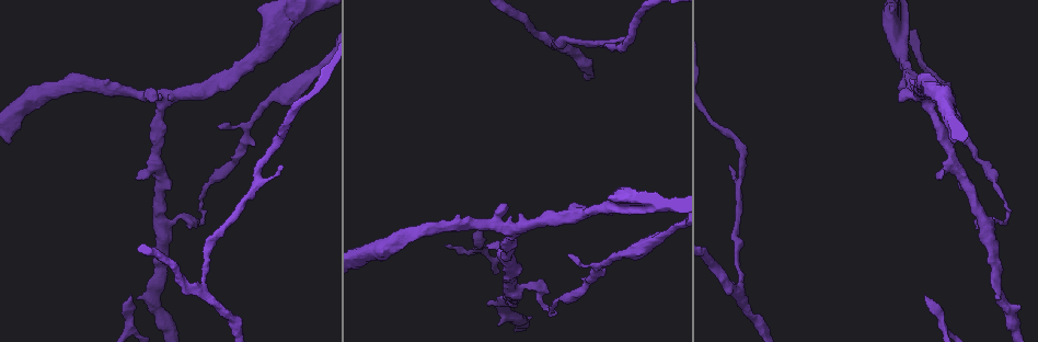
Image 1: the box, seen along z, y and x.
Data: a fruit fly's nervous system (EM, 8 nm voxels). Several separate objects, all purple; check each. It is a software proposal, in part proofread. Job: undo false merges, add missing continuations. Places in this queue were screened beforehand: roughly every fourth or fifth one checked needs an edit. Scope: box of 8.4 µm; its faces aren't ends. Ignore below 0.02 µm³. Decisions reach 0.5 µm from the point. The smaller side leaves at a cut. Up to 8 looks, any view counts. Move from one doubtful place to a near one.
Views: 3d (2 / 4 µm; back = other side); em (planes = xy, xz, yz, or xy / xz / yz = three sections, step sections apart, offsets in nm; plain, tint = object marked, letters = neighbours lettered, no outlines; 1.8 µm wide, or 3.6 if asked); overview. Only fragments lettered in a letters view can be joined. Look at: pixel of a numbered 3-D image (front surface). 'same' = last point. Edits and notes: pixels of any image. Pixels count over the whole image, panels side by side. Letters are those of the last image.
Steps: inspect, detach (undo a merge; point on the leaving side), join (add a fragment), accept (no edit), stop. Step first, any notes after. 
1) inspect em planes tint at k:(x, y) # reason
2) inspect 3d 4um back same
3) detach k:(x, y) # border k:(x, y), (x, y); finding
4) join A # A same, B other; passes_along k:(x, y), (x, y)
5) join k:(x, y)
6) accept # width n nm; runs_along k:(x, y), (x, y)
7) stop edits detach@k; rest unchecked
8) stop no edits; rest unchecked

inspect em planes letters at 1:(278, 27)

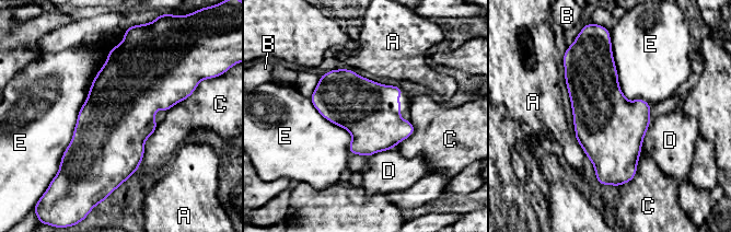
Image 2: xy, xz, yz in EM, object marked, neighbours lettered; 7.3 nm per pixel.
accept # width 440 nm; A other, B other, C other, D other, E other; border 2:(123, 41), (96, 73), (60, 162); one neuron here

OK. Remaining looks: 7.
inspect 3d 4um at 1:(568, 253) # tapers out

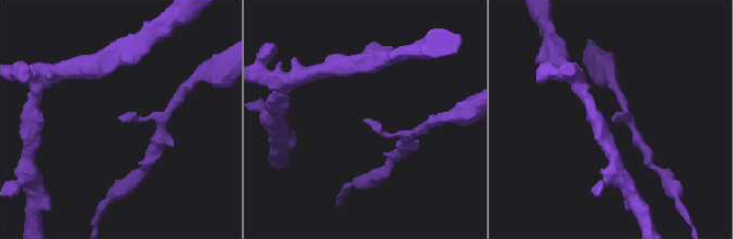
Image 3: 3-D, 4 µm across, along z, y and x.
inspect em planes letters at 3:(120, 117)

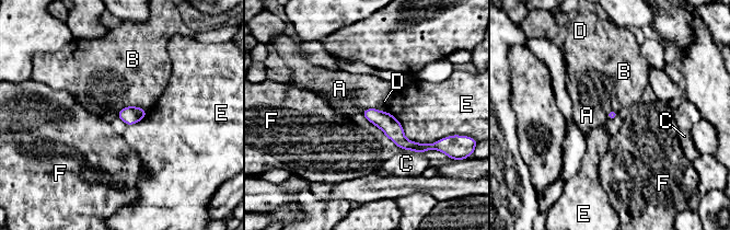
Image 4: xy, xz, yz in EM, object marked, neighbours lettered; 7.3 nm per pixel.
accept # A other, B other, C other, D other, E other, F other; border 4:(374, 106), (363, 110); no lettered fragment goes on from it

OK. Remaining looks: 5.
inspect 3d 4um at 1:(1004, 222) # abrupt turn

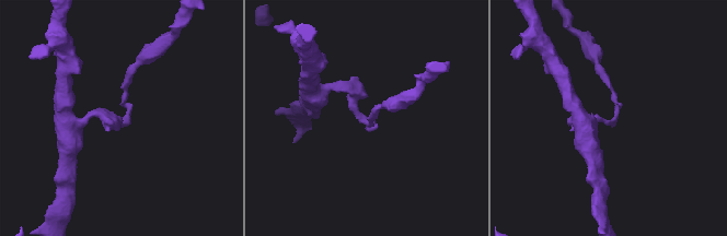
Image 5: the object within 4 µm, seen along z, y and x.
inspect em planes tint at 5:(362, 119)

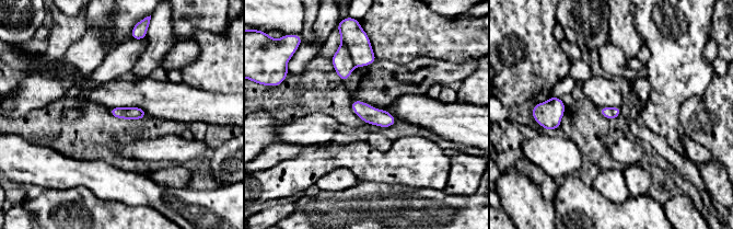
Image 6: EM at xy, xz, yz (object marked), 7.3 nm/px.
inspect em planes letters same

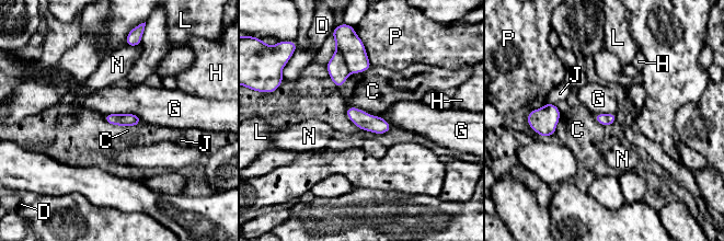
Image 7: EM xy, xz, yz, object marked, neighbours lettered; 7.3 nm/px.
detach 7:(336, 67) # width 90 nm; C other, D other, G other, H other, J other, L other, N other, P other; border 7:(336, 49), (351, 72); a second neuron is stuck on

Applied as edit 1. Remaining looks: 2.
stop edits detach@7; rest unchecked

